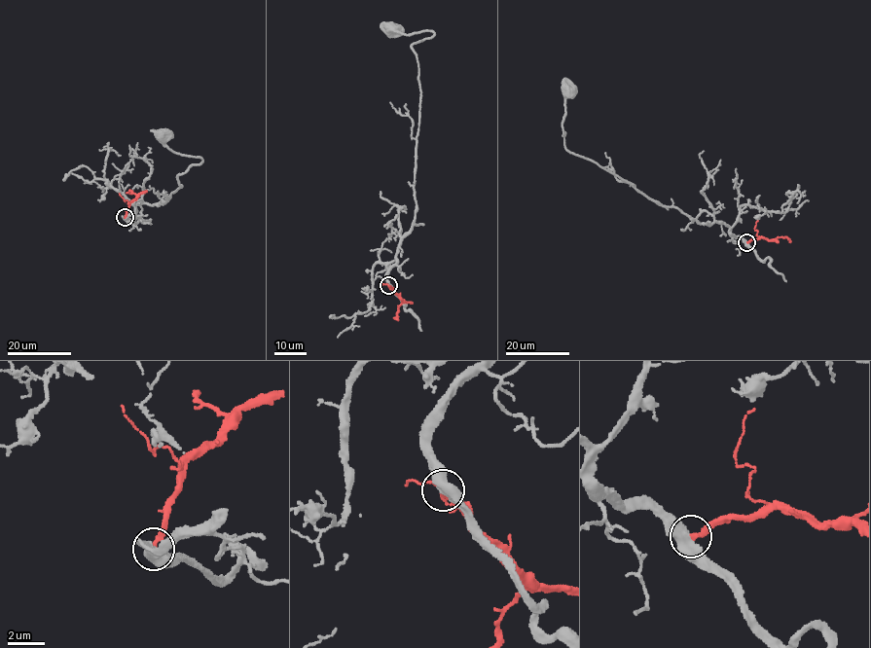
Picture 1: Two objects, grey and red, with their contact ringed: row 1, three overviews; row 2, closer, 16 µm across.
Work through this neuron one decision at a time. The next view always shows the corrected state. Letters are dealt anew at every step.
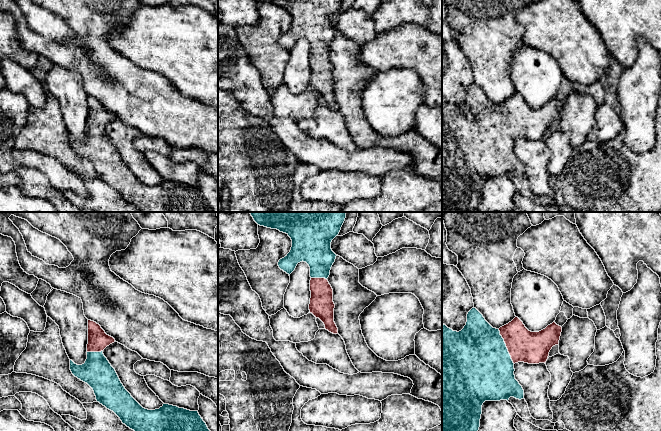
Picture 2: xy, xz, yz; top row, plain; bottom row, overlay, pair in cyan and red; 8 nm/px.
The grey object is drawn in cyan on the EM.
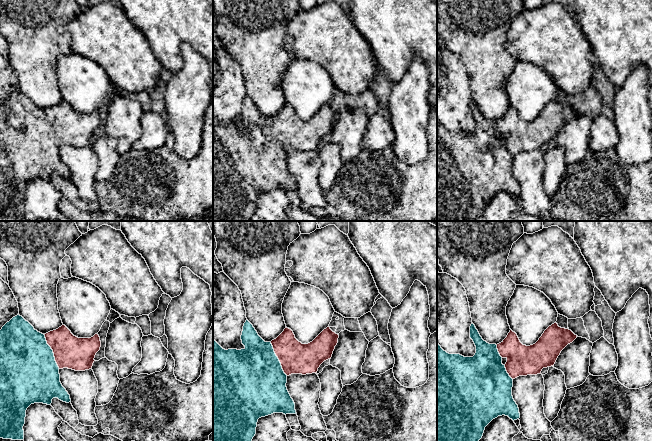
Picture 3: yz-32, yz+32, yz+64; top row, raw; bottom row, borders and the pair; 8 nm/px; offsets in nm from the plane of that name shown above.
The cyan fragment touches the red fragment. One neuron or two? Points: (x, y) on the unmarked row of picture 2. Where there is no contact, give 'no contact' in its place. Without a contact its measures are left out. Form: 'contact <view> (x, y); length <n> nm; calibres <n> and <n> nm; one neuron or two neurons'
contact yz (505, 122); length 300 nm; calibres 500 and 260 nm; one neuron

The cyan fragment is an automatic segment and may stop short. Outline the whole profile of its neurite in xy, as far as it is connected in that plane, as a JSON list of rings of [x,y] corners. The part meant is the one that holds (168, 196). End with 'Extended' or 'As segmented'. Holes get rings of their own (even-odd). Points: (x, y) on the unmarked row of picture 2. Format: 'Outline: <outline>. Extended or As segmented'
Outline: [[[88,96],[87,135],[82,141],[70,136],[72,150],[93,165],[97,178],[113,187],[123,200],[140,212],[213,212],[198,187],[169,180],[163,180],[155,186],[143,184],[125,165],[115,145],[103,130],[103,126],[114,118],[115,115],[107,111],[99,100]]]. Extended

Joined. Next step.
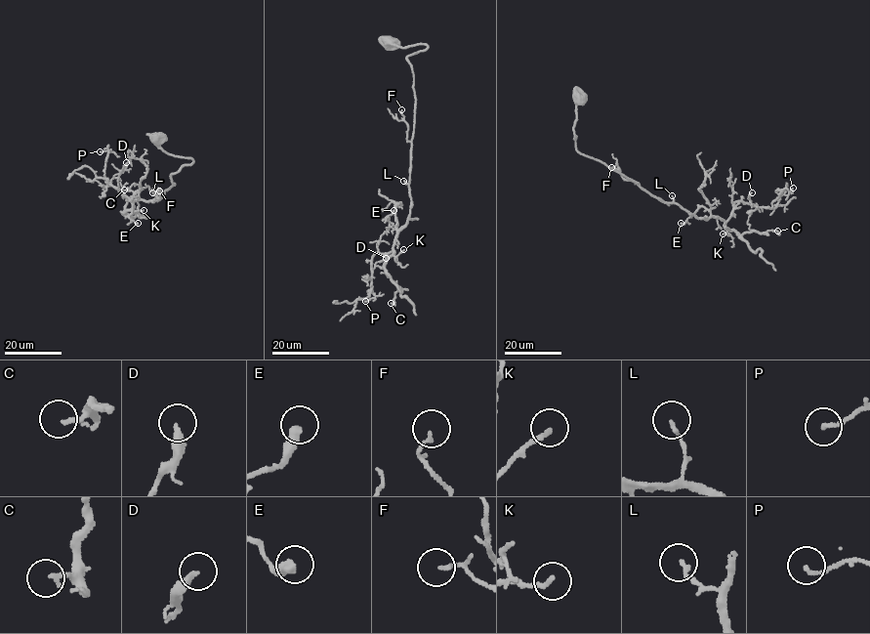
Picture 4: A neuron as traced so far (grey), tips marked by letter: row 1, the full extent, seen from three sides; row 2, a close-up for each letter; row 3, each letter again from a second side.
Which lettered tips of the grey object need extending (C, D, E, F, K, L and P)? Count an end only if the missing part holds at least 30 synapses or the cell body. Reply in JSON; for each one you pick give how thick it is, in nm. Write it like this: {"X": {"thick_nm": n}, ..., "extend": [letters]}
{"extend": []}

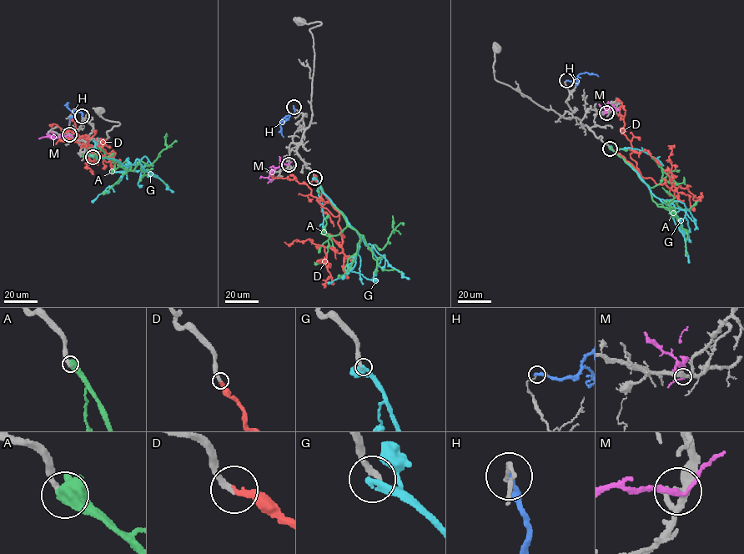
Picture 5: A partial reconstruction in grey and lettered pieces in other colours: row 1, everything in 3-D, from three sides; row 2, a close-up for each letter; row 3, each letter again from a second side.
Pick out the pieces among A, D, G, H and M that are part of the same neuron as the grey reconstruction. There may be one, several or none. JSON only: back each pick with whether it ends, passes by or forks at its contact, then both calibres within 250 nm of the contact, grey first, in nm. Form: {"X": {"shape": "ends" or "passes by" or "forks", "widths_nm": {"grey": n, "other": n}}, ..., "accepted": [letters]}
{"D": {"shape": "ends", "widths_nm": {"grey": 260, "other": 260}}, "accepted": ["D"]}

